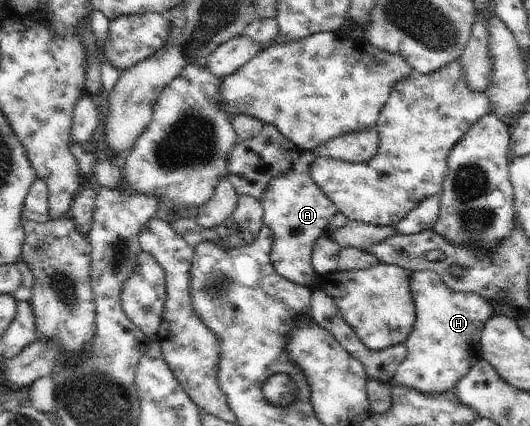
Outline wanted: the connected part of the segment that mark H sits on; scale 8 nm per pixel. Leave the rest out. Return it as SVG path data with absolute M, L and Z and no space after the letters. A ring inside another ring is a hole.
M412 271L410 274L410 291L416 306L416 319L414 322L414 327L410 332L410 335L406 338L406 347L407 354L405 355L405 360L399 365L397 368L395 376L390 381L389 388L393 388L393 385L400 387L411 387L417 391L423 391L424 393L431 393L432 395L435 393L442 393L443 391L453 389L454 386L469 372L469 369L477 360L480 359L480 340L482 335L483 327L487 320L491 317L495 316L494 310L502 307L503 305L499 305L497 303L491 303L490 301L486 301L482 296L479 296L476 292L453 292L449 287L447 287L439 275L435 271Z

